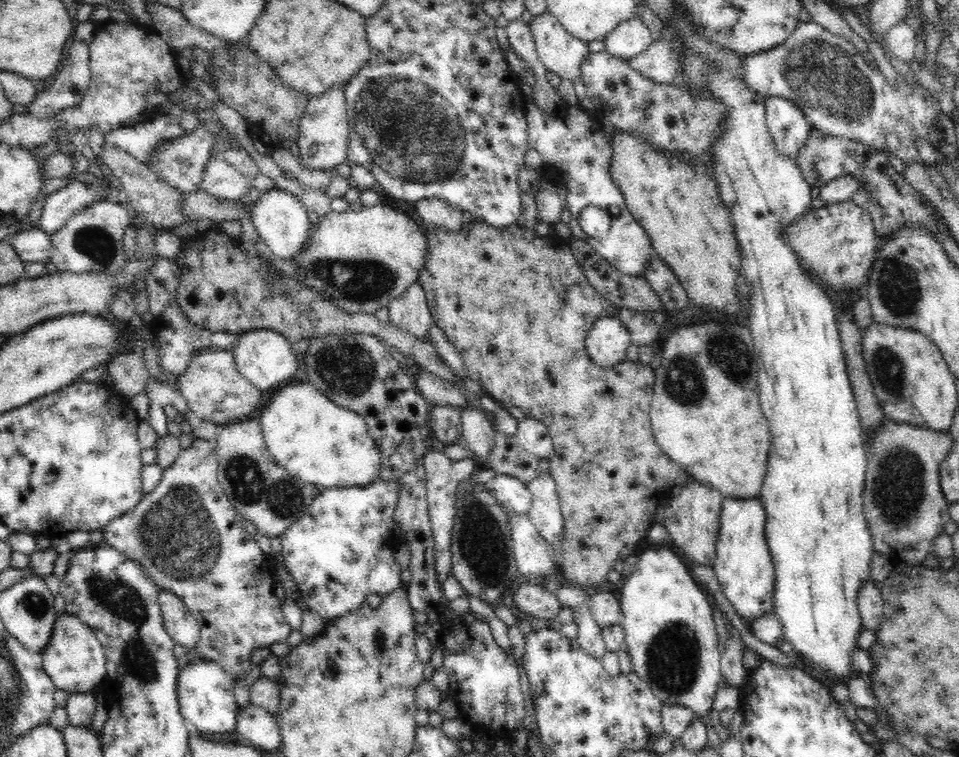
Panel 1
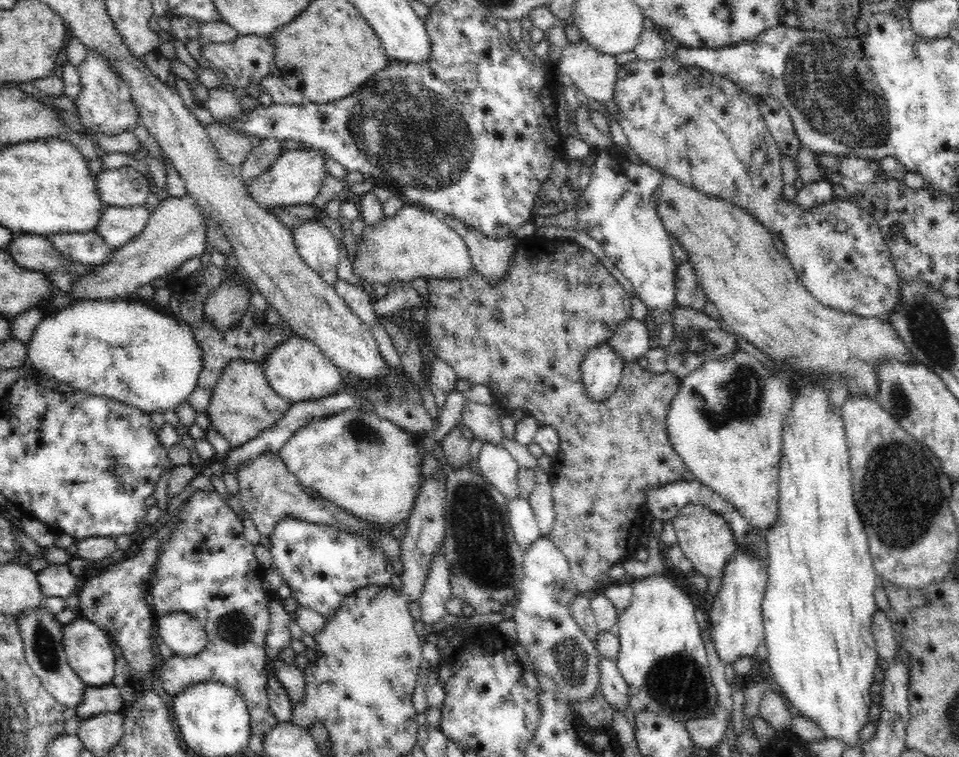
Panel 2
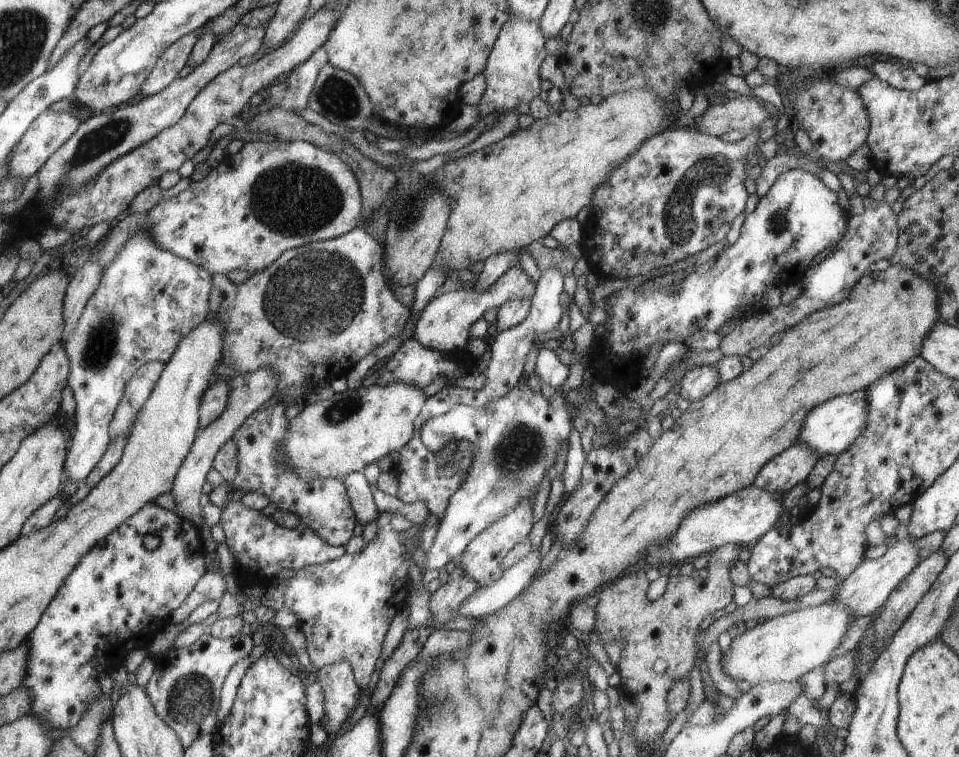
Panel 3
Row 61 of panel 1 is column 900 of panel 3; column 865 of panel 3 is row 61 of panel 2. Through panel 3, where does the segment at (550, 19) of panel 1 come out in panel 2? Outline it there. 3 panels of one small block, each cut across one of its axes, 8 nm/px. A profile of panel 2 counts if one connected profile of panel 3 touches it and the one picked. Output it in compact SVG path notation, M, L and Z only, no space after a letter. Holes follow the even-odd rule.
M586 40L576 43L568 42L564 48L565 52L560 64L562 76L565 75L571 78L572 87L576 90L581 90L588 98L600 103L612 102L616 80L618 80L616 72L618 72L619 64L616 58L596 51Z

